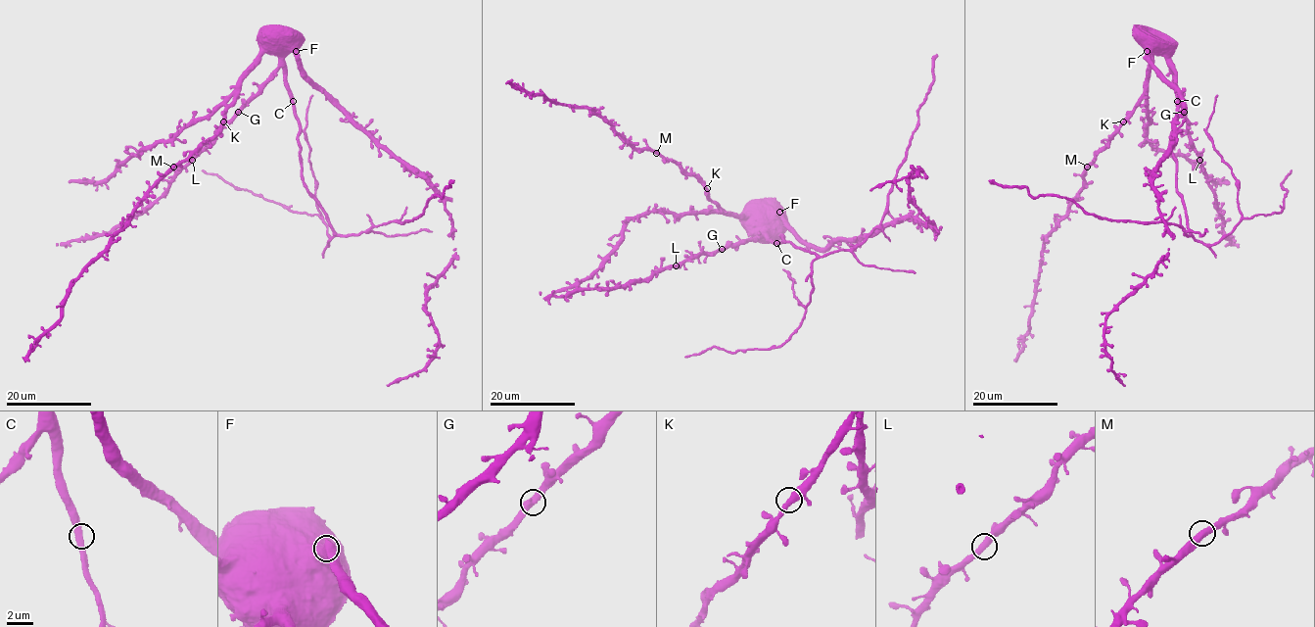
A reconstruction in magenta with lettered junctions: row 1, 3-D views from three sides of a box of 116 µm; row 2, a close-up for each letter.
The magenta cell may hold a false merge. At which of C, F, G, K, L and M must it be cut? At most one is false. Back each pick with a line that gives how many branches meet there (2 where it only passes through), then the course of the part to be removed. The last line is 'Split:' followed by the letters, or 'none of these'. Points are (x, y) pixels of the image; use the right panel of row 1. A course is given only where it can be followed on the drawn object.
Split: none of these

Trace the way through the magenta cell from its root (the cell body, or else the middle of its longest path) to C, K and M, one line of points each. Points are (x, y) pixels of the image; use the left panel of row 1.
C: (291, 51), (283, 55), (283, 70), (285, 87), (293, 101)
K: (291, 51), (264, 52), (259, 62), (242, 80), (238, 96), (226, 110), (223, 121)
M: (291, 51), (265, 51), (242, 80), (238, 96), (226, 110), (220, 129), (173, 167)

